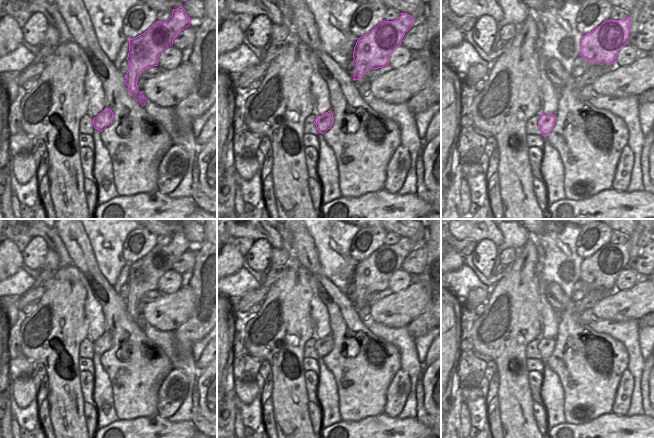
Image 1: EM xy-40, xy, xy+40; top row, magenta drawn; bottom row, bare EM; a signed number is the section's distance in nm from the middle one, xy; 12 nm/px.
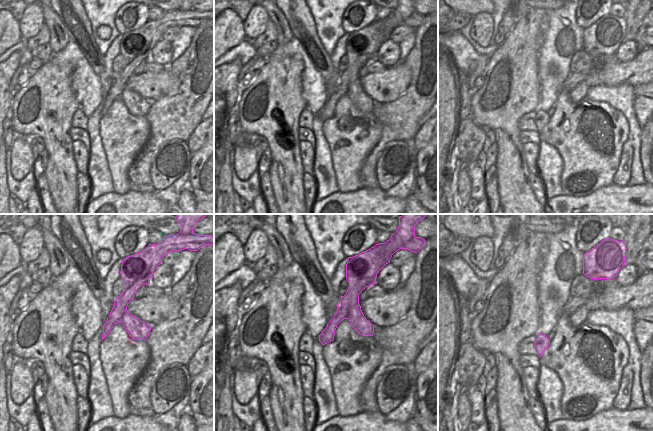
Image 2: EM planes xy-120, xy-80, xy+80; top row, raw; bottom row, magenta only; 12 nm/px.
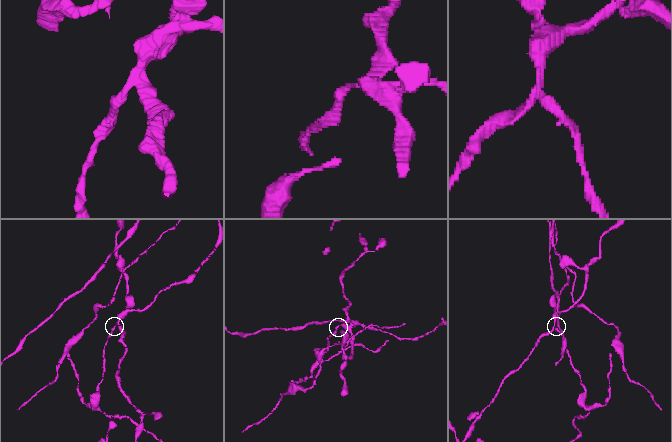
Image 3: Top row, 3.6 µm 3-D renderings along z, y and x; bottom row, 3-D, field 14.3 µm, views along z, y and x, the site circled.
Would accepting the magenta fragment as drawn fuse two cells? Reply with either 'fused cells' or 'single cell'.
fused cells

